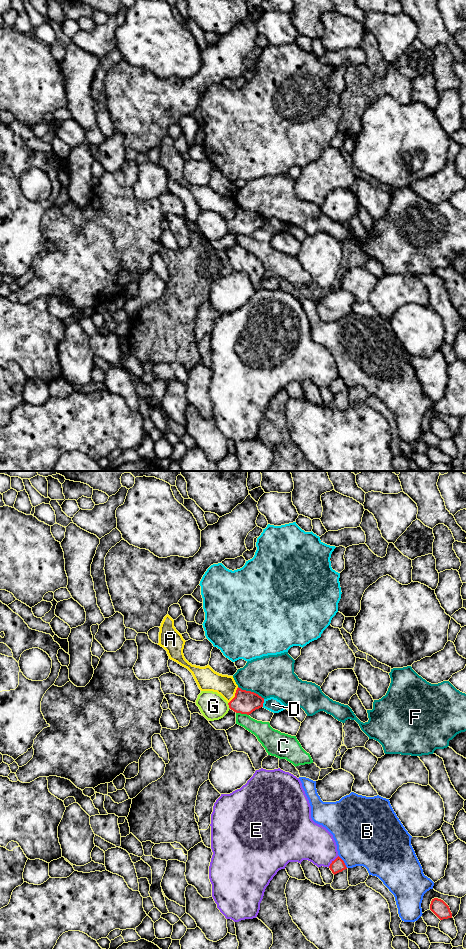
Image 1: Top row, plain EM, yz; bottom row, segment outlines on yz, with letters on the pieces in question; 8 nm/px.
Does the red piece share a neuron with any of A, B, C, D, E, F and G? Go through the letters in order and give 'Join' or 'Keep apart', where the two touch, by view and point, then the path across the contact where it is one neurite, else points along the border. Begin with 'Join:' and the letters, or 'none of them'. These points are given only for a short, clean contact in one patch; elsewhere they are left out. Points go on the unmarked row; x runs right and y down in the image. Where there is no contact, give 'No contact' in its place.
Join: none of them
A: Keep apart. Touches red at yz (235, 215). Boundary: yz (238, 207), (235, 216), (228, 223)
B: Keep apart. Touches red at yz (343, 382)
C: Keep apart. Touches red at yz (242, 233)
D: Keep apart. Touches red at yz (263, 222)
E: Keep apart. Touches red at yz (333, 381)
F: Keep apart. Touches red at yz (250, 211). Boundary: yz (238, 206), (242, 209), (253, 211), (264, 218)
G: Keep apart. Touches red at yz (229, 226)

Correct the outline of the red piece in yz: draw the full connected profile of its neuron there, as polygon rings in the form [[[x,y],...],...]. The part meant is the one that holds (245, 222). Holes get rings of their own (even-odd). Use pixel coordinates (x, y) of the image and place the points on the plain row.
[[[237,208],[235,217],[228,223],[229,228],[236,233],[251,234],[263,227],[264,218],[258,214]]]

